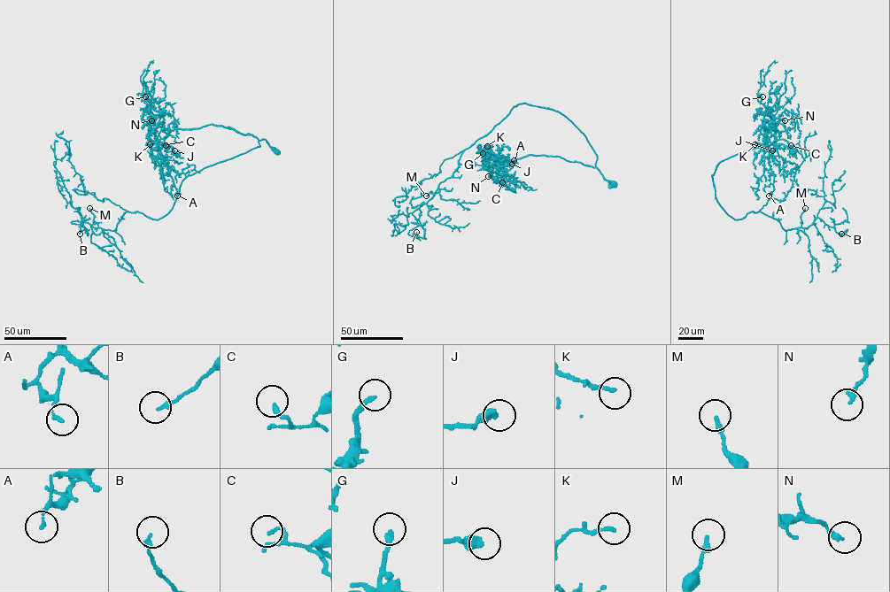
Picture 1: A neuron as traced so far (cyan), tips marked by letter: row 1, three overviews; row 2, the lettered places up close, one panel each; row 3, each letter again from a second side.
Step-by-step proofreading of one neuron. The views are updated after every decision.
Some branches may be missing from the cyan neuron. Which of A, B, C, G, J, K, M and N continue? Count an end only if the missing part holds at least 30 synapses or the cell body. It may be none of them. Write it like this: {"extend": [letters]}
{"extend": []}

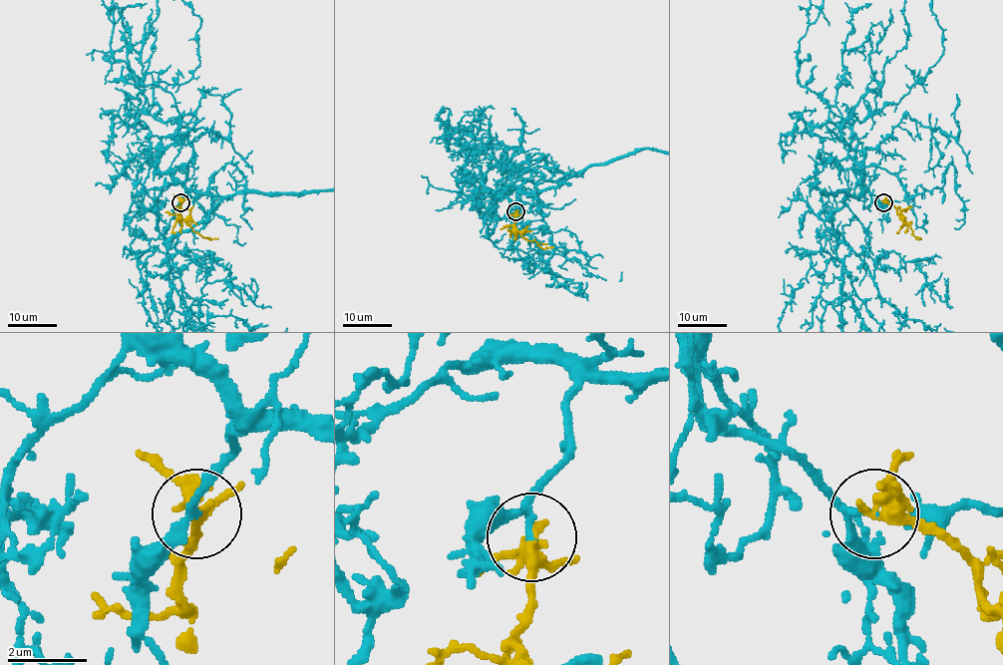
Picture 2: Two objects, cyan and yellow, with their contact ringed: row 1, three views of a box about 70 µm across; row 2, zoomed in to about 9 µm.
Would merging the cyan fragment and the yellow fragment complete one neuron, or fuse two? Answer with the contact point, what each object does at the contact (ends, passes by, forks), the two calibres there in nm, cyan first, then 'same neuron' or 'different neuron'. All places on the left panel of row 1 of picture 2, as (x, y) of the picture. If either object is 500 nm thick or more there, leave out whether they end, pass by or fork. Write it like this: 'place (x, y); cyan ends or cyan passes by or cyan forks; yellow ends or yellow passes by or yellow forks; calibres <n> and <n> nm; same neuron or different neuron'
place (180, 202); cyan passes by; yellow forks; calibres 140 and 280 nm; same neuron

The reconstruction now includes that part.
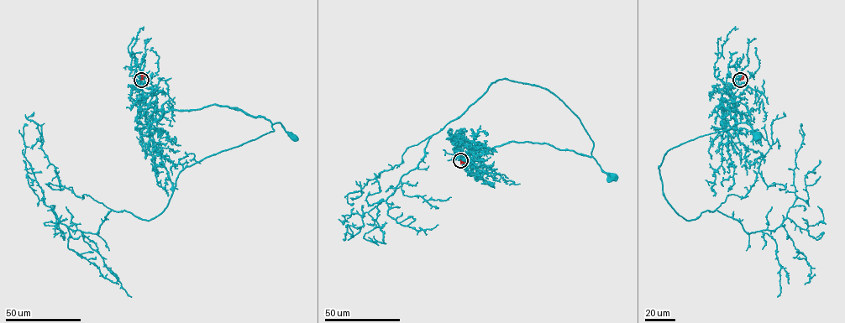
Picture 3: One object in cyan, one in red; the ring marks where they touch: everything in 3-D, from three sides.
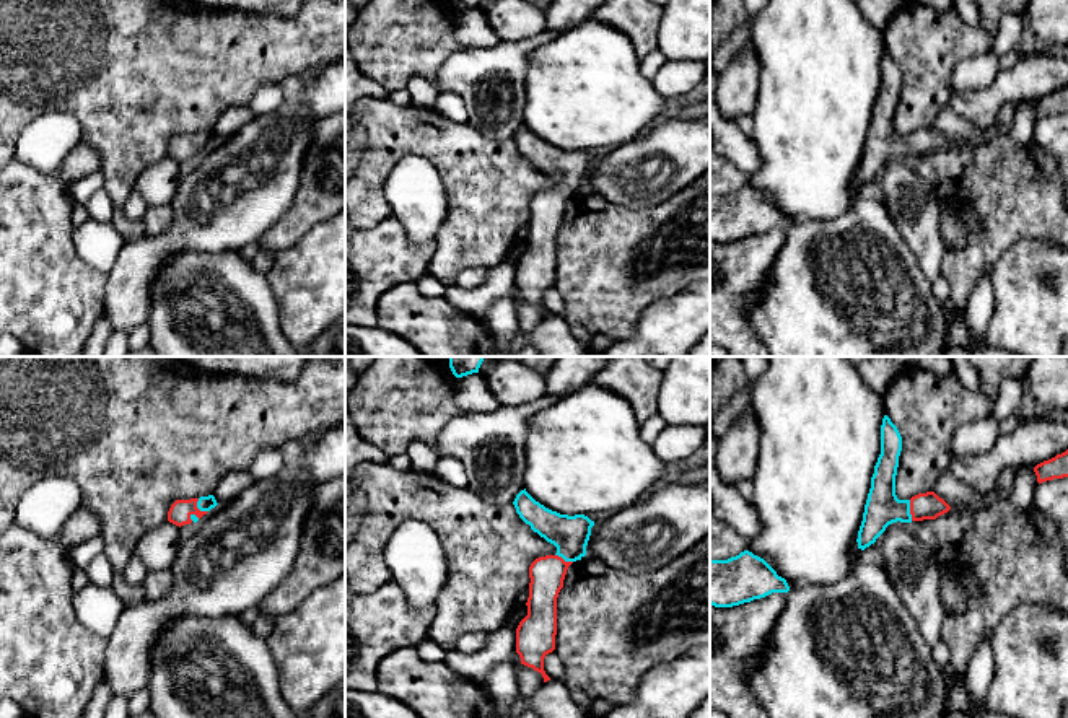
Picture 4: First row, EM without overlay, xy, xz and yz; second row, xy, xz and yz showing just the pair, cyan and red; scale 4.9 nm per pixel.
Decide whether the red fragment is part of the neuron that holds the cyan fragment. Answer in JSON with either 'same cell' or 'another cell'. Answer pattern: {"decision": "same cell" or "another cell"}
{"decision": "same cell"}

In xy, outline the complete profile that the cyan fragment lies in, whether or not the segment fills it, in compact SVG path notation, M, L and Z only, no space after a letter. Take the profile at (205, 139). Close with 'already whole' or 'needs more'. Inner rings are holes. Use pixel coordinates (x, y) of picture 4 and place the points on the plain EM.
M213 130L190 135L176 135L168 147L168 156L179 163L190 160L192 156L197 158L217 140L218 138Z; needs more

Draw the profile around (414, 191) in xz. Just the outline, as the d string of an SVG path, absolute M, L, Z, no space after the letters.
M407 155L389 173L384 187L384 199L391 215L404 226L414 244L431 243L438 239L438 231L448 215L448 192L438 169L418 155Z

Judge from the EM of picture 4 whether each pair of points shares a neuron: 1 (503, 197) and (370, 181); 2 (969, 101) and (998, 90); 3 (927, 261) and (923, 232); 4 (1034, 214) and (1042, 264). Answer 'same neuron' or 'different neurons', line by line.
1: same neuron
2: same neuron
3: same neuron
4: different neurons

